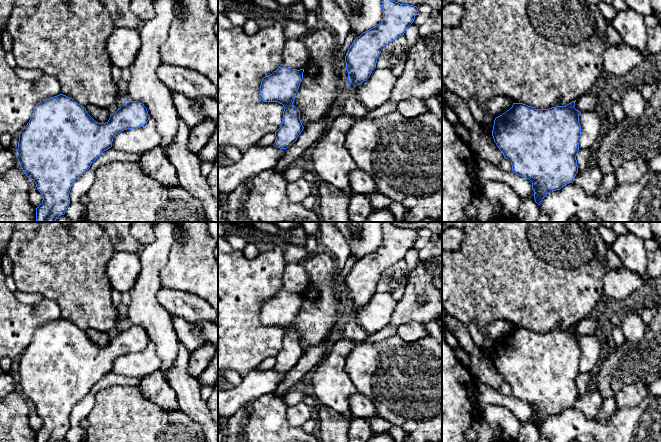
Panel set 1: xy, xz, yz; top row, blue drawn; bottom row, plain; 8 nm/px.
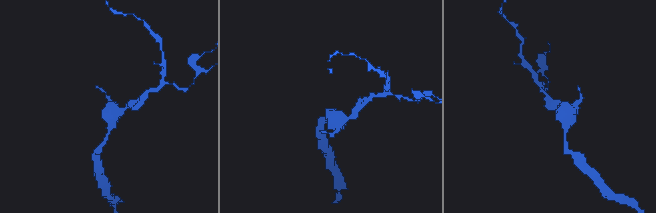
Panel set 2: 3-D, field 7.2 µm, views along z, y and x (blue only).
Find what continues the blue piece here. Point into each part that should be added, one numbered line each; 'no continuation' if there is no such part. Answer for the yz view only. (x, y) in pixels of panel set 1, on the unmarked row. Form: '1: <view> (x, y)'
no continuation

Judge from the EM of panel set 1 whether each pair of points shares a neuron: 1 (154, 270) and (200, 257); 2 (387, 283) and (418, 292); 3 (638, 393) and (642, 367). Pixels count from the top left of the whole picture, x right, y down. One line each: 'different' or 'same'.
1: different
2: different
3: different

